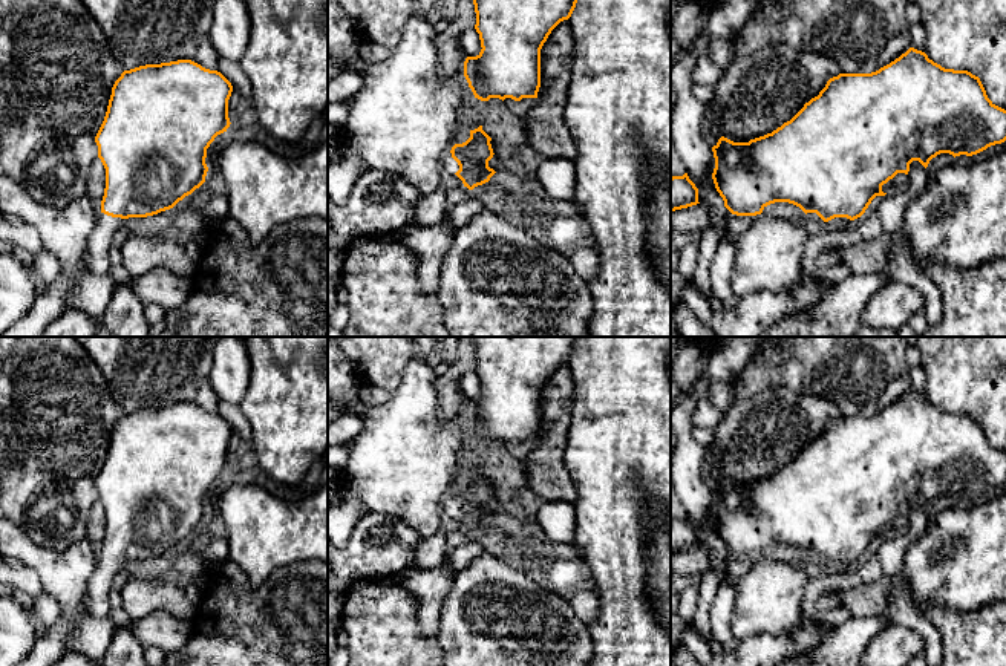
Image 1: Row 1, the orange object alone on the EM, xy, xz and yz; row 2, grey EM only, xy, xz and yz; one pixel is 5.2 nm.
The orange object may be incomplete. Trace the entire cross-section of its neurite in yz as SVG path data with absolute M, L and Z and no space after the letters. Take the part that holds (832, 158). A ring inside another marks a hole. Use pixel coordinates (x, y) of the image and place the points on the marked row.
M910 47L899 58L871 73L839 73L827 81L818 96L812 98L804 107L781 127L764 136L750 139L749 142L733 142L724 136L712 147L715 168L712 179L717 191L724 201L724 207L737 216L756 216L775 202L789 202L799 207L805 214L816 213L827 225L836 230L853 227L853 220L861 217L876 196L885 196L882 185L893 179L897 173L908 175L910 164L919 161L925 168L929 161L940 153L949 153L954 158L960 155L972 156L991 145L1006 141L1006 110L995 106L986 95L986 90L978 77L968 70L945 69L928 58L922 51Z

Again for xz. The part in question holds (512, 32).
M473 0L475 29L479 34L481 52L467 57L464 77L475 98L537 98L541 87L541 49L551 31L568 20L577 0Z

